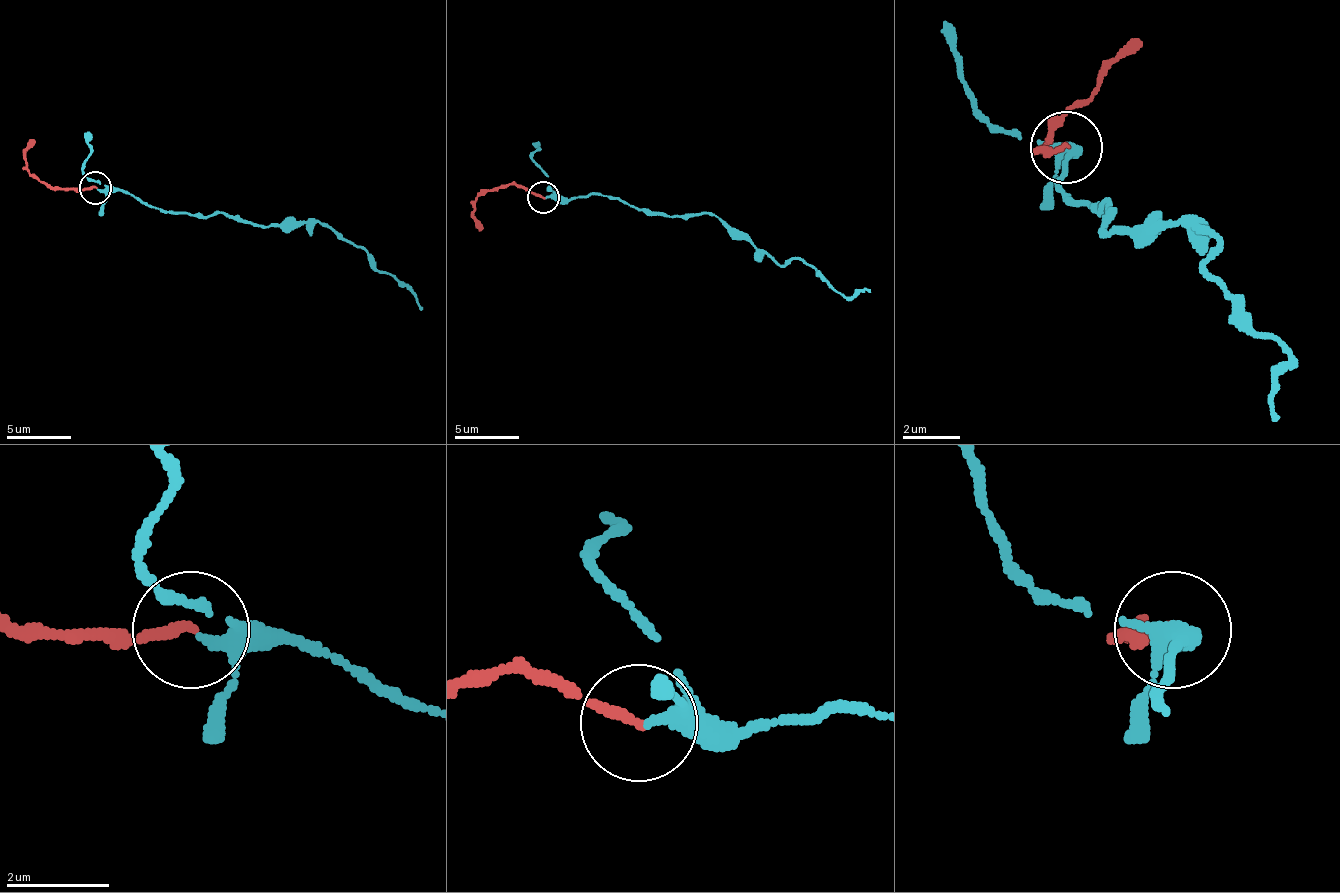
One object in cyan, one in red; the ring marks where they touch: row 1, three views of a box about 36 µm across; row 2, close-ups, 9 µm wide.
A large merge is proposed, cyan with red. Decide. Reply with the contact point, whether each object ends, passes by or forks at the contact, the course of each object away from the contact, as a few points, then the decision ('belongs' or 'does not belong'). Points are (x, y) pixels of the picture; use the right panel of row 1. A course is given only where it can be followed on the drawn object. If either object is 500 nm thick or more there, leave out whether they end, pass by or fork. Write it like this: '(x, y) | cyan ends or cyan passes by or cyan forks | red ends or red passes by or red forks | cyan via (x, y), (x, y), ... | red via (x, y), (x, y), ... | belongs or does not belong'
(1066, 147) | cyan forks | red ends | cyan via (1068, 148), (1061, 192), (1111, 206), (1104, 235), (1205, 228), (1219, 242), (1205, 271), (1291, 357), (1277, 422) | red via (1068, 148), (1039, 148), (1046, 134), (1140, 40) | belongs

